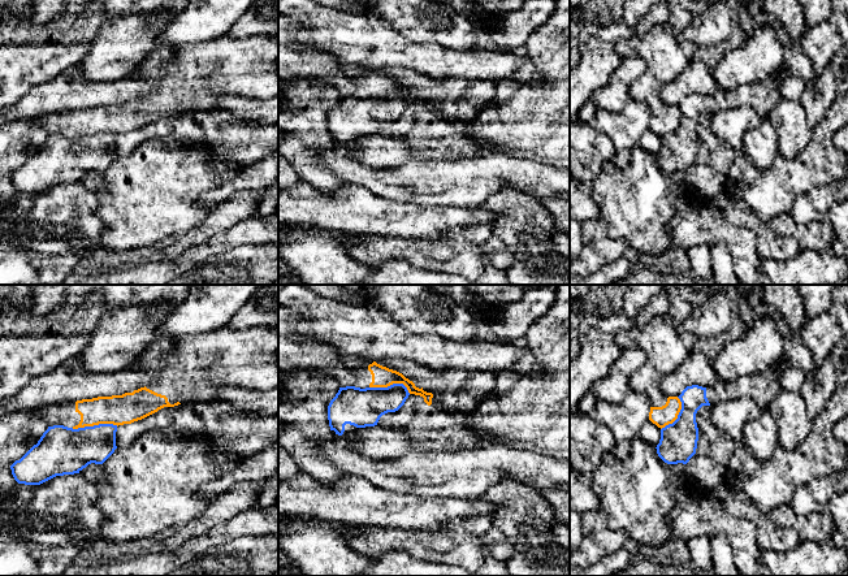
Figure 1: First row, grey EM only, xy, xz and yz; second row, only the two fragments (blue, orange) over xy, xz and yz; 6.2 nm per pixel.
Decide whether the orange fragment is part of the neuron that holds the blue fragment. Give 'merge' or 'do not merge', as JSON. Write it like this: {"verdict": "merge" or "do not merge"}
{"verdict": "do not merge"}

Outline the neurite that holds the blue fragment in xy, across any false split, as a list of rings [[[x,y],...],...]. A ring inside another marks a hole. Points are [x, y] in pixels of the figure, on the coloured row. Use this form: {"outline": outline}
{"outline": [[[117,425],[85,428],[48,426],[36,445],[12,465],[18,484],[40,485],[56,476],[79,473],[88,464],[103,464],[117,449]]]}

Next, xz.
{"outline": [[[403,384],[388,387],[339,387],[328,406],[330,430],[352,441],[359,428],[377,425],[382,415],[398,411],[408,395]]]}

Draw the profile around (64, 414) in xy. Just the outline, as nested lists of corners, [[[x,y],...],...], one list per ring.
[[[225,325],[217,330],[161,338],[137,358],[129,372],[147,374],[152,381],[133,393],[98,397],[43,408],[38,412],[49,426],[78,429],[99,424],[124,425],[142,420],[164,407],[212,400],[220,387],[268,391],[278,387],[278,332],[254,326],[246,330]]]

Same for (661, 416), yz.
[[[646,361],[632,374],[629,389],[648,395],[652,406],[649,420],[662,429],[678,419],[682,402],[678,397],[666,397],[662,393],[661,380],[662,376]]]

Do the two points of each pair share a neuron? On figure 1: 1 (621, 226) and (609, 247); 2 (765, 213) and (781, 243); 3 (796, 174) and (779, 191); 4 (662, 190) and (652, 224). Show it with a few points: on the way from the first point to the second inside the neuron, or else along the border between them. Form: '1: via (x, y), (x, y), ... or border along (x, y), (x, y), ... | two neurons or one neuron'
1: border along (600, 216), (608, 233), (619, 237), (627, 245) | two neurons
2: border along (745, 202), (768, 224) | two neurons
3: via (792, 178), (783, 187) | one neuron
4: via (654, 198), (652, 200), (652, 216) | one neuron

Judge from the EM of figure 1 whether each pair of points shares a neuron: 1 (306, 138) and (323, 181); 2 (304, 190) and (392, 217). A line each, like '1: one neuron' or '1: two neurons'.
1: one neuron
2: one neuron

